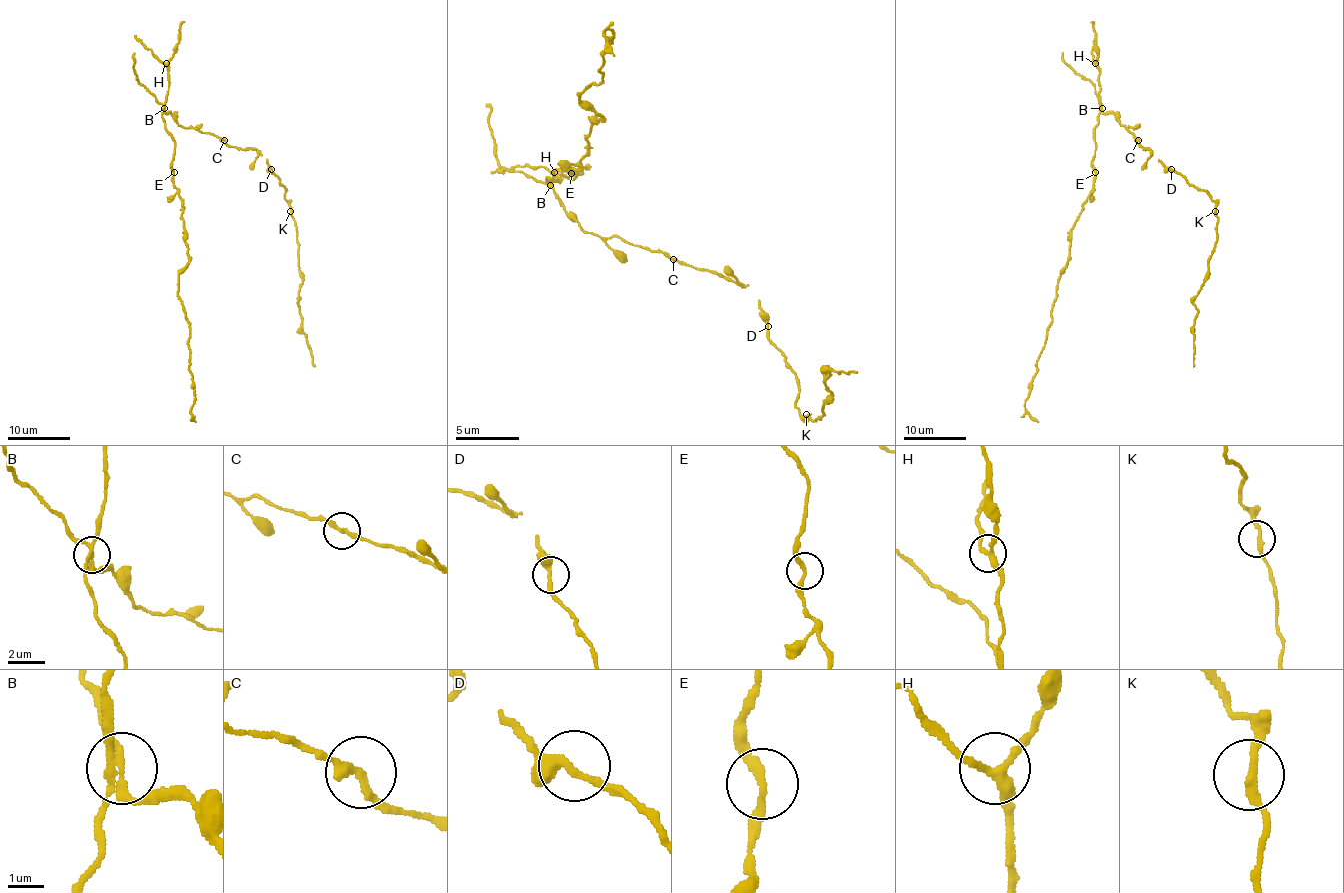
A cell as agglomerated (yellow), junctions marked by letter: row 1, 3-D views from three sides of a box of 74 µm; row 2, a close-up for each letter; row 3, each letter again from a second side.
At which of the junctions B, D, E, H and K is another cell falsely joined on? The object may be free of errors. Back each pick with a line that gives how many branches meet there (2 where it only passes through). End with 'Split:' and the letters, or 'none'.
Split: none

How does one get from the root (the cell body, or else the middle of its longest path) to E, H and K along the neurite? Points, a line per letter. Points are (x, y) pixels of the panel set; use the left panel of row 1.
E: (175, 119), (169, 113), (163, 114), (164, 127), (175, 142), (173, 172)
H: (175, 119), (164, 111), (169, 89), (169, 66), (166, 63)
K: (175, 119), (181, 127), (212, 133), (232, 147), (259, 152), (285, 187), (290, 211)

